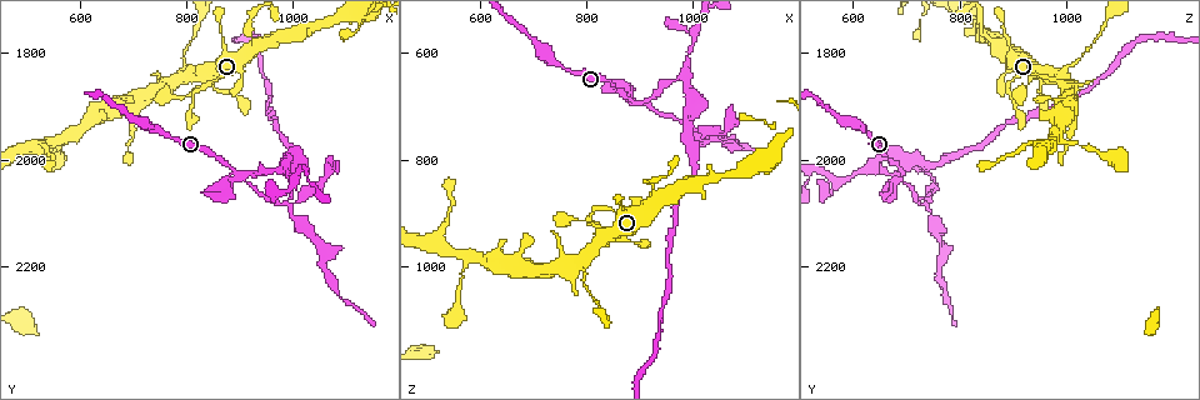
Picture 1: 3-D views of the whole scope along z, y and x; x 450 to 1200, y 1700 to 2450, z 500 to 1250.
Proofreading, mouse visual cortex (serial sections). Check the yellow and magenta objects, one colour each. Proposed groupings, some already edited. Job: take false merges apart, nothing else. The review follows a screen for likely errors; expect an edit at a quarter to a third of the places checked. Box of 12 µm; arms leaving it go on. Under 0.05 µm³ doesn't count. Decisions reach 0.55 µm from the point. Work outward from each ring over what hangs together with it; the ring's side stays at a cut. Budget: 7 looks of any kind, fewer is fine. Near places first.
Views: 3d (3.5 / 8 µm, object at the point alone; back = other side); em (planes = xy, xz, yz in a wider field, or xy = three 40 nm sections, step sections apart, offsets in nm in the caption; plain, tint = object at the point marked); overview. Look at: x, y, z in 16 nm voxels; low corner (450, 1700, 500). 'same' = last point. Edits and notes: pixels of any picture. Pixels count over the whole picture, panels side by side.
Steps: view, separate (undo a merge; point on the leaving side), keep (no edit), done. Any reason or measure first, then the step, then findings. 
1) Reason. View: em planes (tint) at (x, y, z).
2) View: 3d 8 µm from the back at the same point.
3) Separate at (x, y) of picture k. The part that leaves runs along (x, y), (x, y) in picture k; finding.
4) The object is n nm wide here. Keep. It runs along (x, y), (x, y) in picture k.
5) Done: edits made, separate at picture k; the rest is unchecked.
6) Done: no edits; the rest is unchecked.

Arms part here. View: 3d 3.5 µm at (795, 1845, 985).

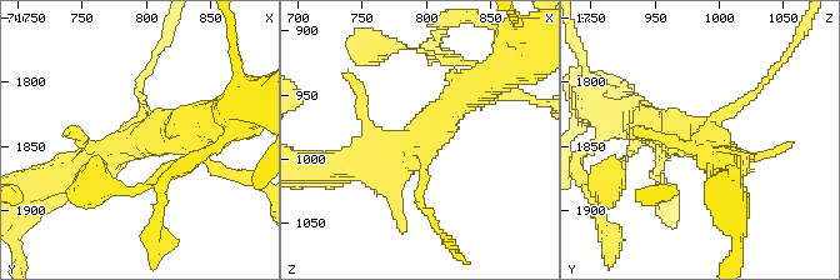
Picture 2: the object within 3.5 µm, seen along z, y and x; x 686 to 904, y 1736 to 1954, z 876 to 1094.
View: em xy step 2 (tint) at (798, 1844, 982).

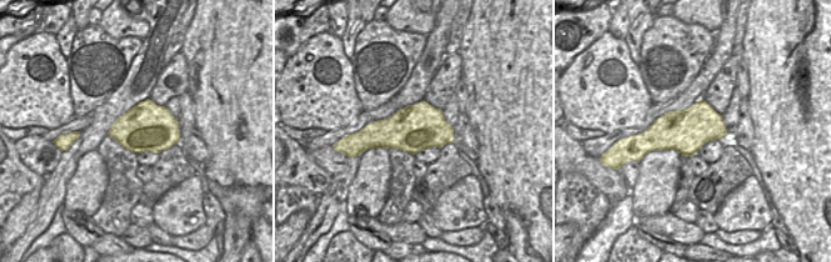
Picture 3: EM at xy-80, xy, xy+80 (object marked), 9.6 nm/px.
Keep. It runs along (483, 84), (399, 158), (353, 164) in picture 2; one cell here.

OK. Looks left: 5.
A fork. View: 3d 3.5 µm at (580, 1960, 985).

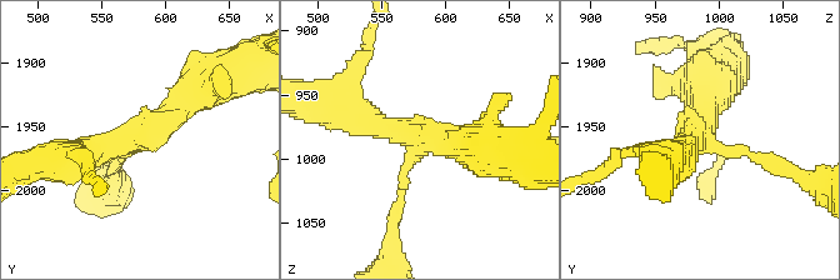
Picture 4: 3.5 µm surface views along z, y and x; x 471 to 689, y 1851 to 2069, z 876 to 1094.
3 arms meet here; the arms are 150, 350, 500 nm wide; need the tissue. View: em xy step 2 (tint) at (584, 1954, 982).

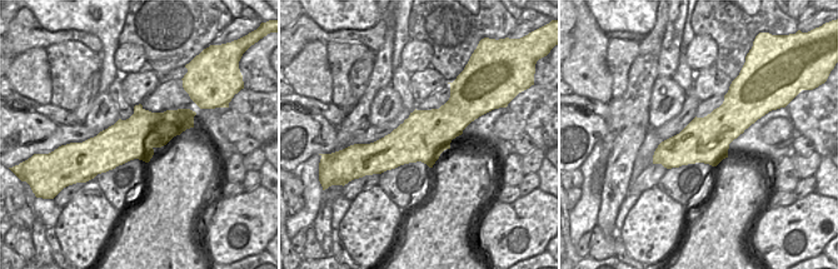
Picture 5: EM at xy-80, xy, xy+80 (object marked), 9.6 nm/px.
Keep. It runs along (209, 81), (159, 128), (71, 154) in picture 4; continuous, no second cell.

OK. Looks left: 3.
Abrupt turn. View: 3d 3.5 µm at (905, 2025, 690).

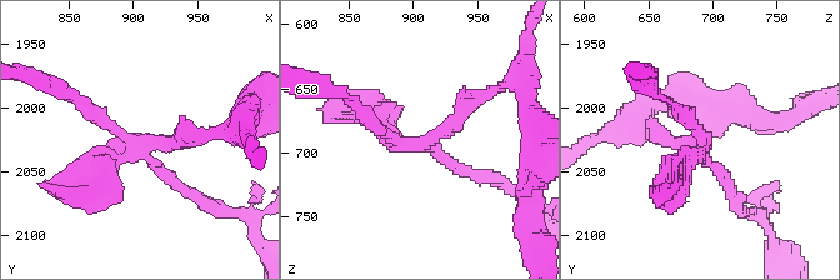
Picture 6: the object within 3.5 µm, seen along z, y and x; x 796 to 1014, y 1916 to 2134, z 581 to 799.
4 arms meet here; the arms are 150, 200, 200, 200 nm wide; now the EM. View: em planes (tint) at (904, 2026, 694).

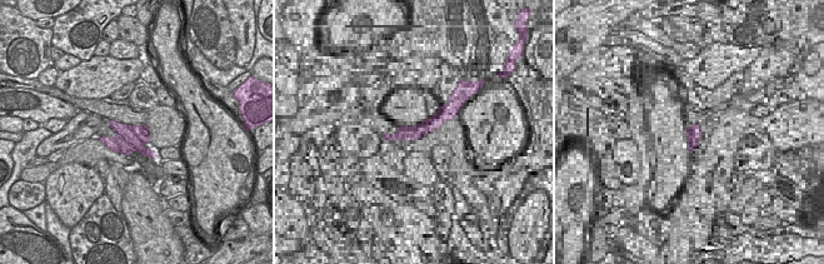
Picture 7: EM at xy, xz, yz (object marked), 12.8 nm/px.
Separate at (101, 159) of picture 6. The part that leaves runs along (139, 140), (189, 140), (235, 129) in picture 6; two cells meet here.

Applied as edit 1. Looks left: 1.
Done: edits made, separate at picture 6; the rest is unchecked.

